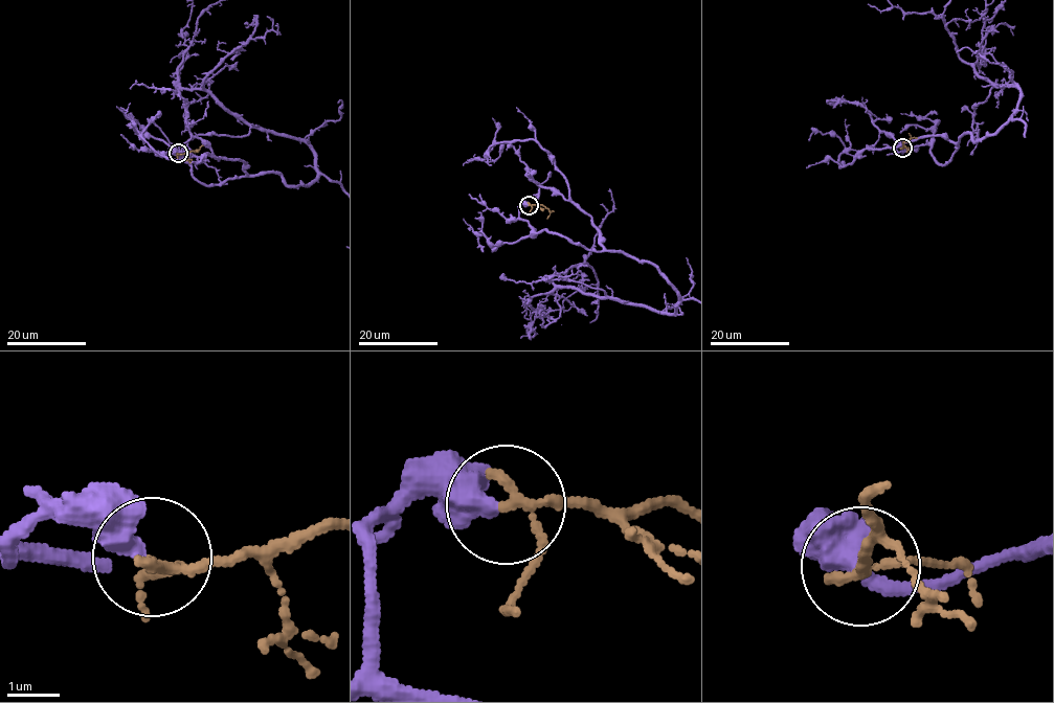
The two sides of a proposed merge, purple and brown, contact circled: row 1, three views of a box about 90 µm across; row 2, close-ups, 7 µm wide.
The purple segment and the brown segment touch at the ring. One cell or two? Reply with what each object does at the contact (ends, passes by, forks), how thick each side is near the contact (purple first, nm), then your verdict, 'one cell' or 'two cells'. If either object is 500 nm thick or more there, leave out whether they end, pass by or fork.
purple ends; brown passes by; calibres 460 and 180 nm; two cells

